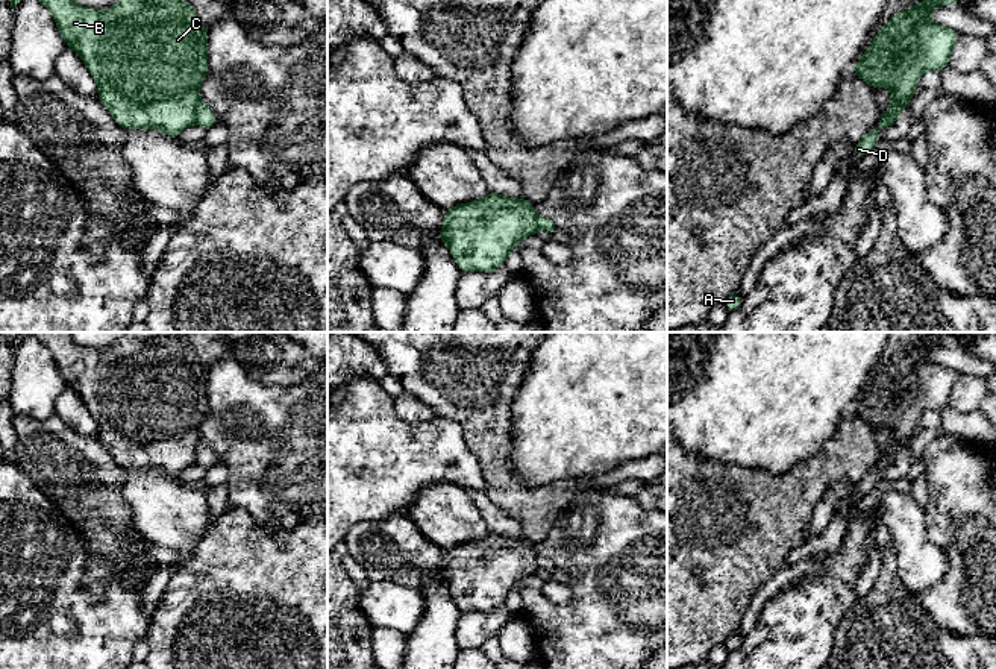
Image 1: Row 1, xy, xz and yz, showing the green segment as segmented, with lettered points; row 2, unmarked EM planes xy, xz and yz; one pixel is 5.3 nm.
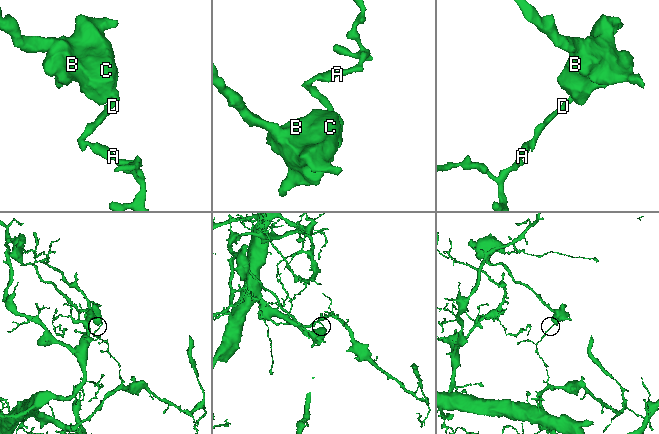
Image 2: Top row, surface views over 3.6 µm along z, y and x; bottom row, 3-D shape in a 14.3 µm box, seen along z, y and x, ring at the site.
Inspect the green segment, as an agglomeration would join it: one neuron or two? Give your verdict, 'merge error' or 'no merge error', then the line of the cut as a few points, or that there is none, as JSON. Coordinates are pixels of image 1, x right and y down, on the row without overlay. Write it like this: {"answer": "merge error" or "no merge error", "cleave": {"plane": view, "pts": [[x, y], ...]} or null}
{"answer": "merge error", "cleave": {"plane": "xy", "pts": [[199, 440], [194, 449], [194, 461]]}}

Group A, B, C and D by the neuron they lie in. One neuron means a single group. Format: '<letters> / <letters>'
A D / B C

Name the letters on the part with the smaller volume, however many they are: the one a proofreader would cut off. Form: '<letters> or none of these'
B, C

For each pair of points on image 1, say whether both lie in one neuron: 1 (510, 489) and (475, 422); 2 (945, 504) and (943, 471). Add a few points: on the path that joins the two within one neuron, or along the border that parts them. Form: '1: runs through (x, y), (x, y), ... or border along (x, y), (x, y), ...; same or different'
1: runs through (496, 472), (490, 439); same
2: runs through (945, 496), (945, 478); same

